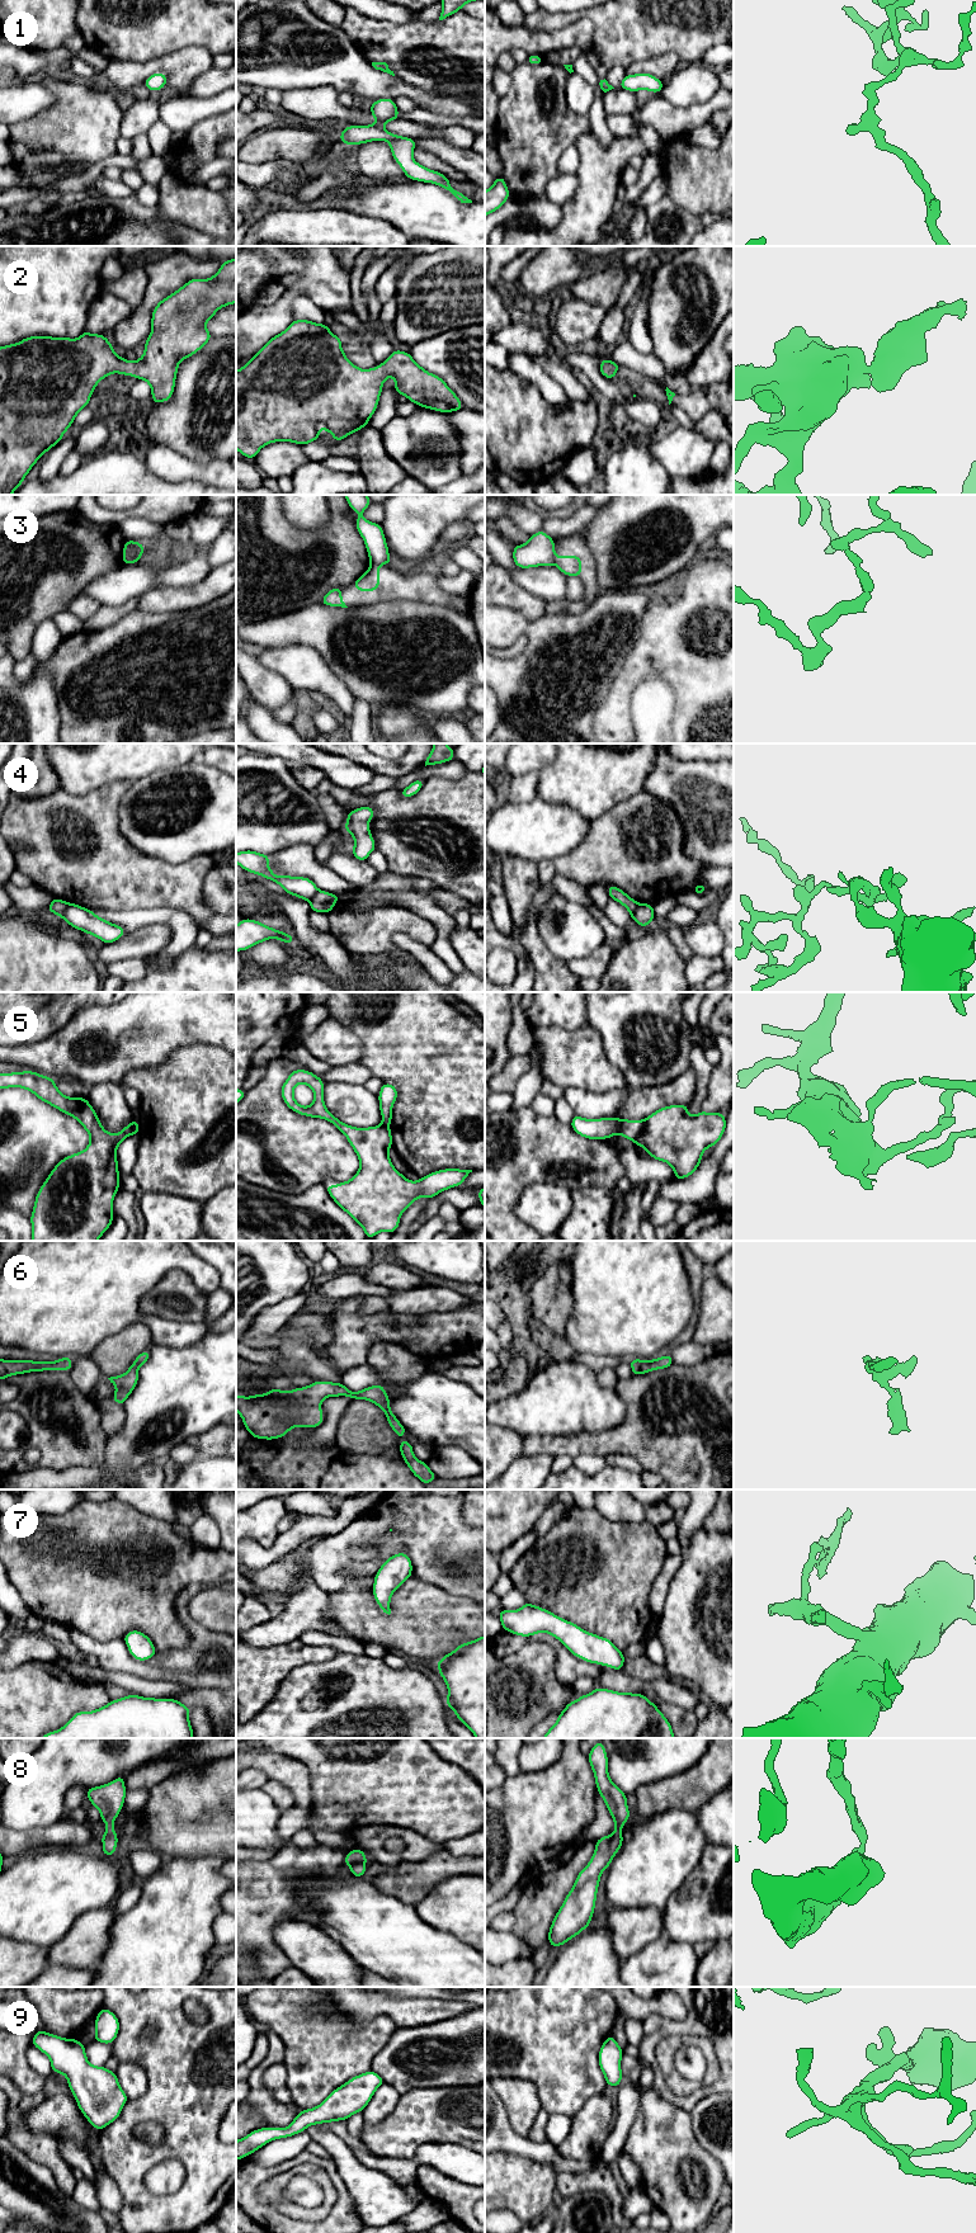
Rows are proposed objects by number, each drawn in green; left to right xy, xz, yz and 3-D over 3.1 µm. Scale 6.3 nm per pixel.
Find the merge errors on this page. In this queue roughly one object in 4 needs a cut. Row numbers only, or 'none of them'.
3, 4, 5

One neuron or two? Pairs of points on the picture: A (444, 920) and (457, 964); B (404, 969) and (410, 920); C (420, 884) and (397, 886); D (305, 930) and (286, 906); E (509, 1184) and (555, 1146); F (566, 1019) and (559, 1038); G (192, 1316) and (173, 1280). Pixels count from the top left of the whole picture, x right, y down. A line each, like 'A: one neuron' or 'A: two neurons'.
A: one neuron
B: two neurons
C: two neurons
D: one neuron
E: one neuron
F: two neurons
G: one neuron

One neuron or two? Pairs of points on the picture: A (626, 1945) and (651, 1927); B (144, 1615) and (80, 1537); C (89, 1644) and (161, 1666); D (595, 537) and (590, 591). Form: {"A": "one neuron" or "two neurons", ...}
{"A": "one neuron", "B": "one neuron", "C": "one neuron", "D": "two neurons"}

